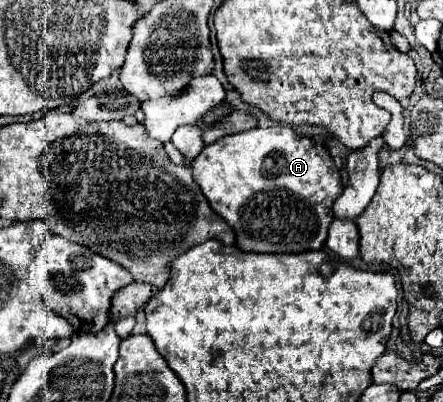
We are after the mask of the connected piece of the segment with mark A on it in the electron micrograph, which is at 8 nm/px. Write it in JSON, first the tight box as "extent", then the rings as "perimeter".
{"extent":[191,125,343,253],"perimeter":[[[287,125],[269,129],[257,127],[221,137],[219,141],[203,147],[191,163],[191,171],[213,211],[235,229],[237,245],[243,251],[255,253],[303,253],[321,249],[329,221],[333,219],[331,205],[343,189],[341,175],[333,169],[327,149],[307,137],[299,137]]]}

